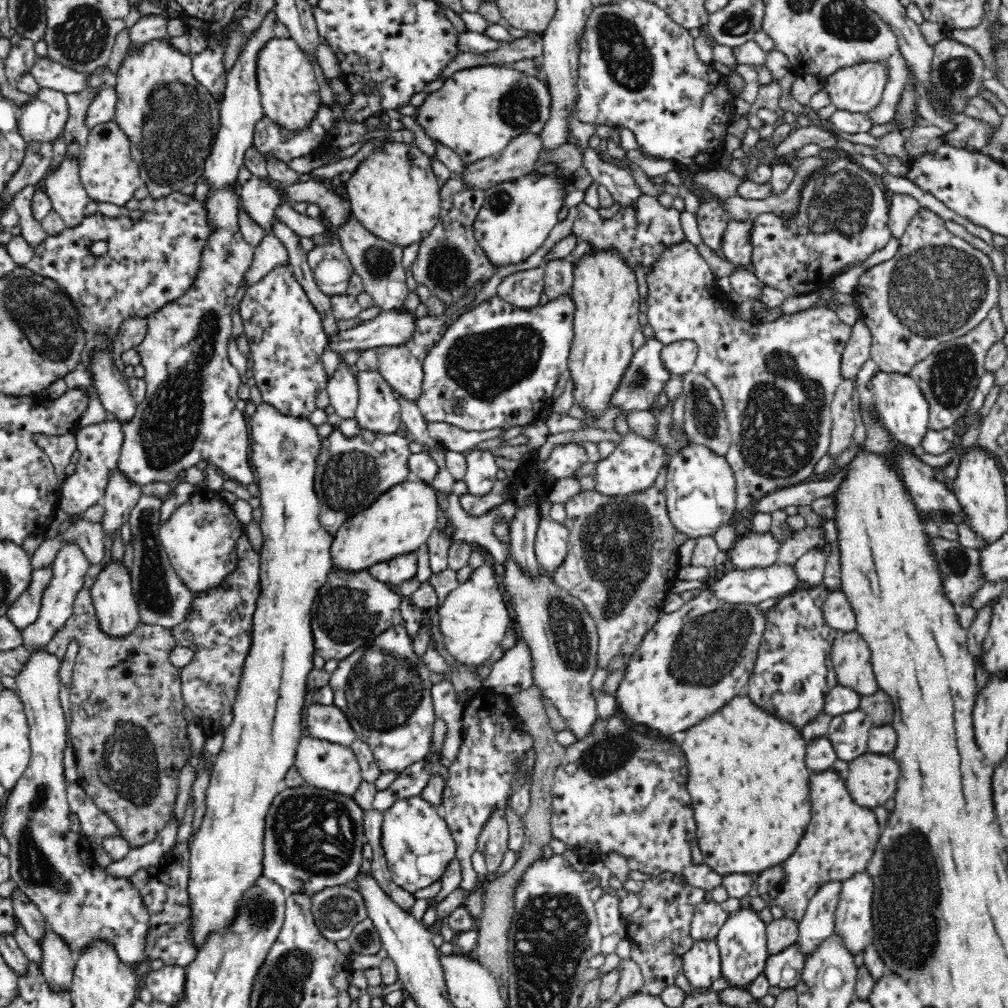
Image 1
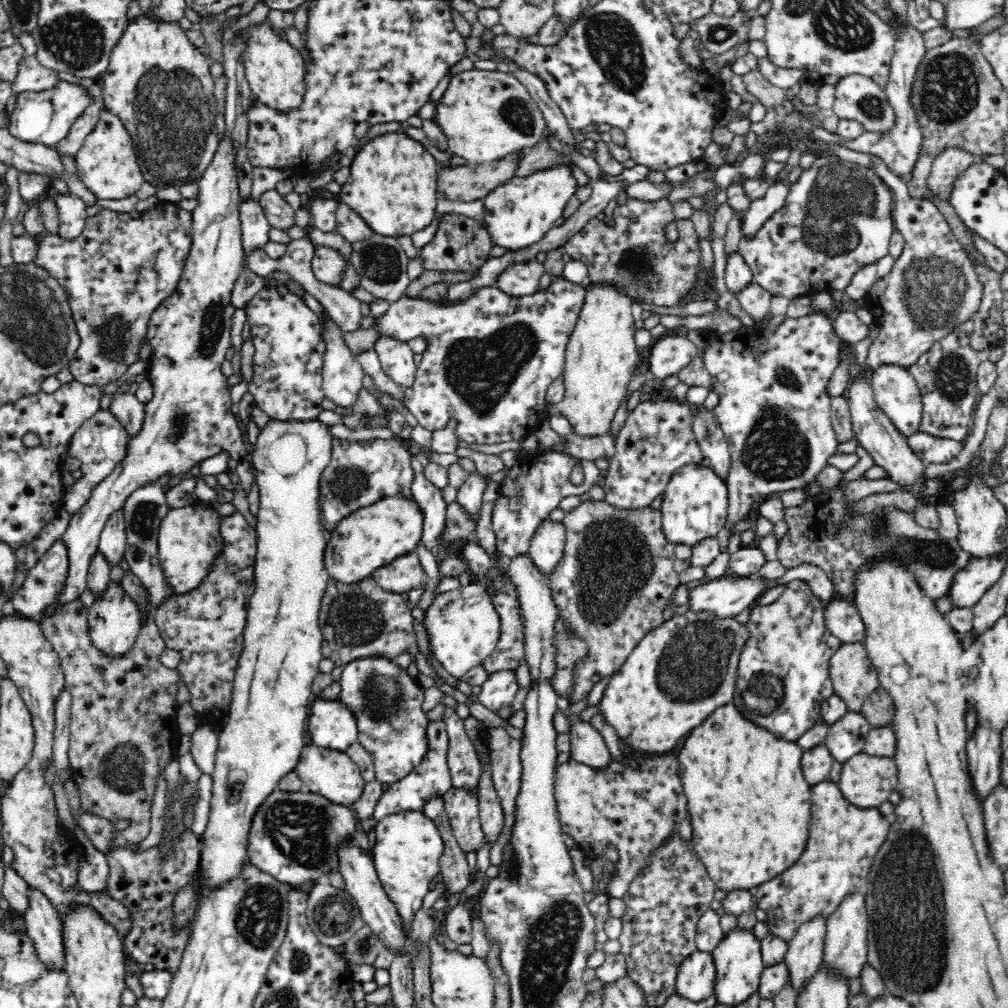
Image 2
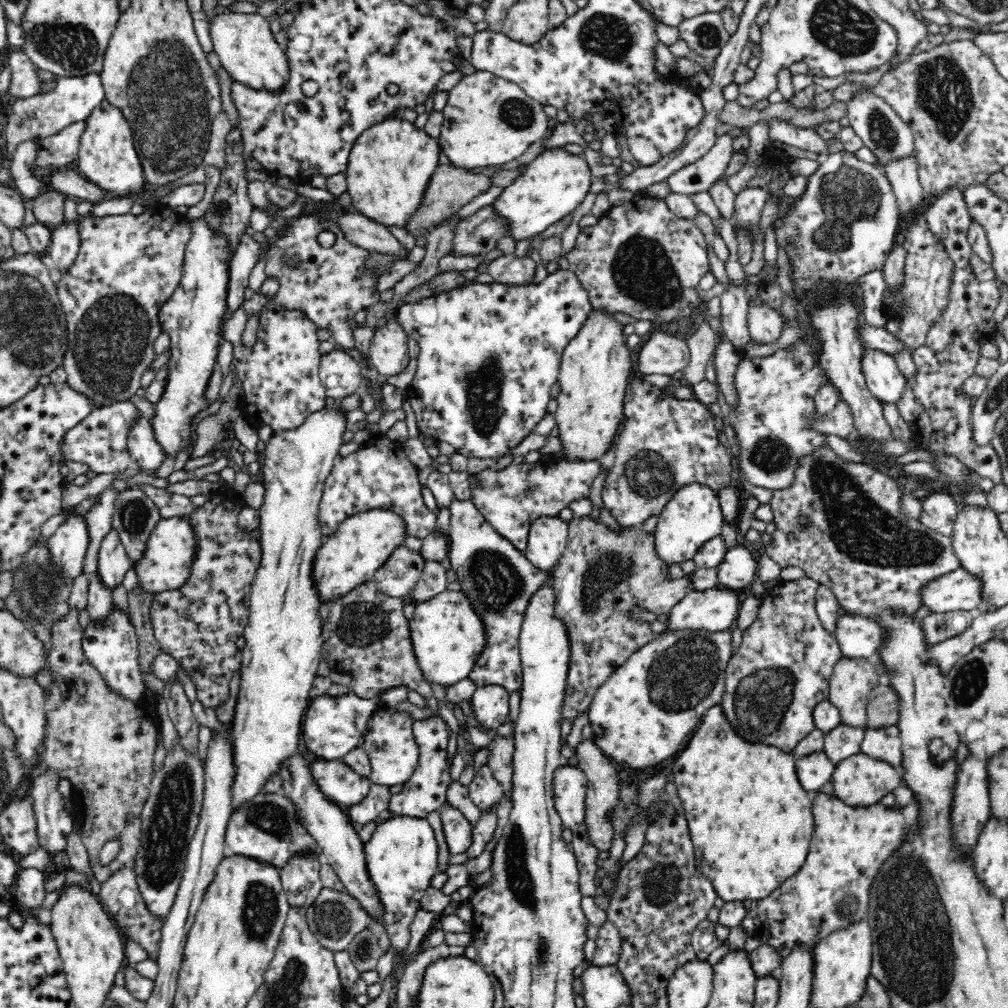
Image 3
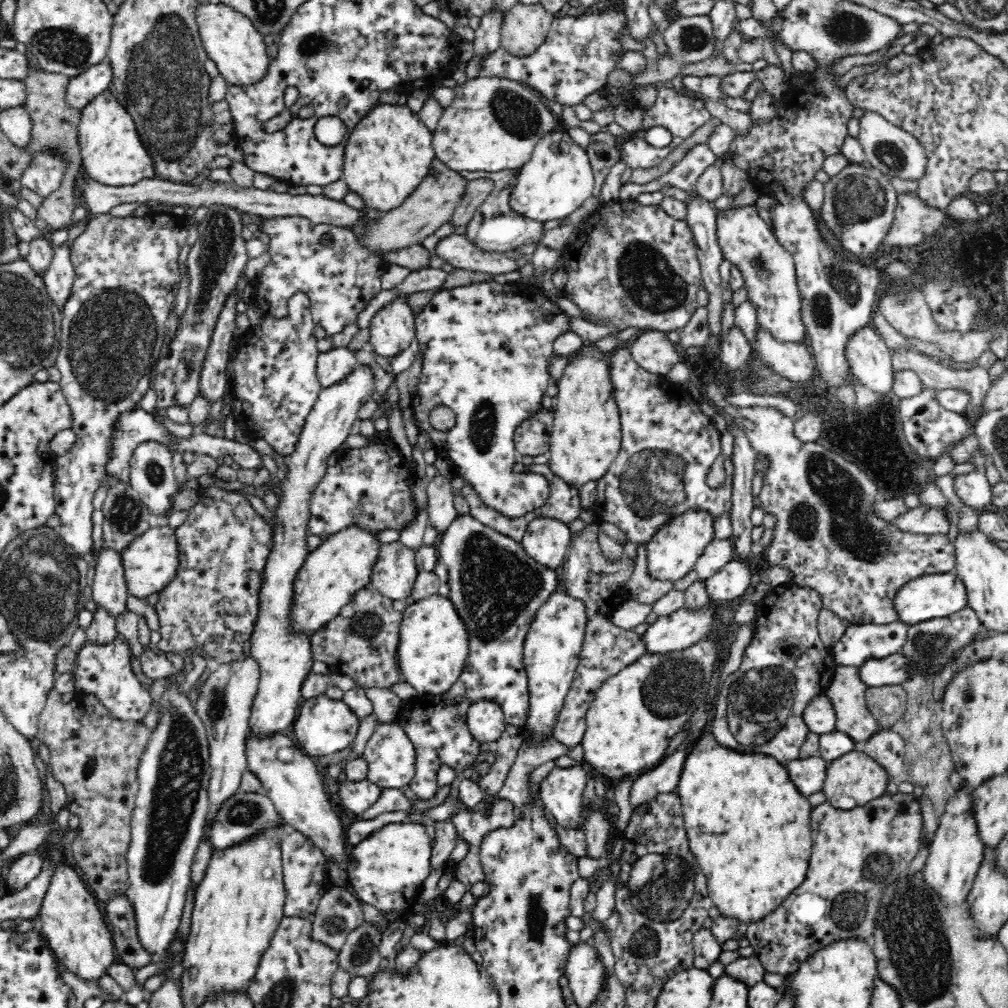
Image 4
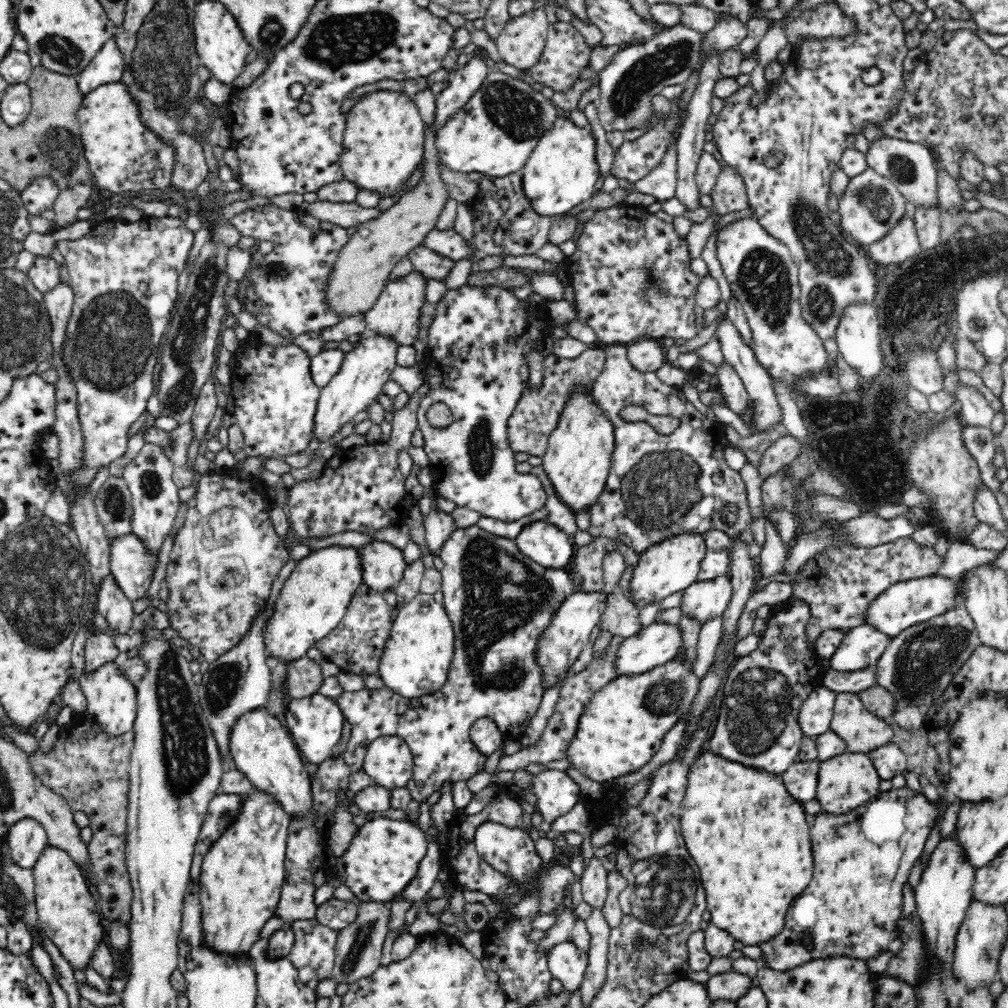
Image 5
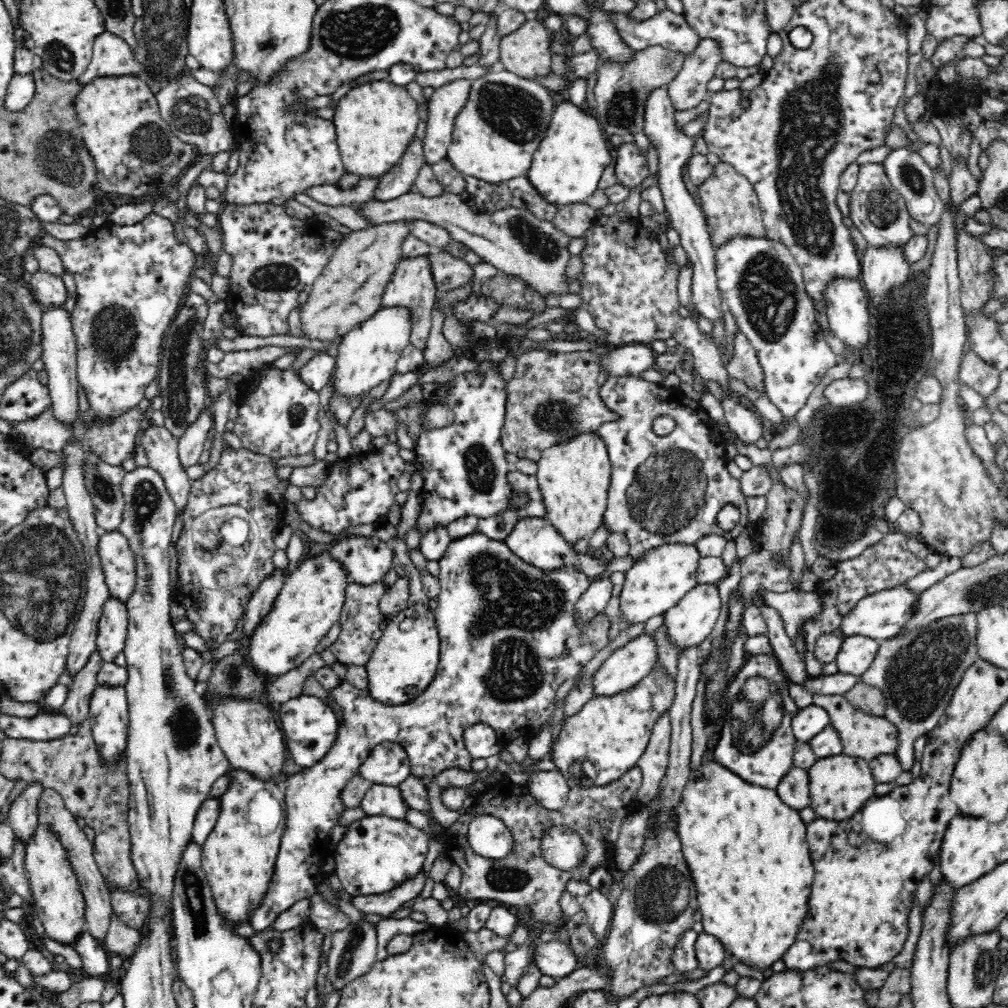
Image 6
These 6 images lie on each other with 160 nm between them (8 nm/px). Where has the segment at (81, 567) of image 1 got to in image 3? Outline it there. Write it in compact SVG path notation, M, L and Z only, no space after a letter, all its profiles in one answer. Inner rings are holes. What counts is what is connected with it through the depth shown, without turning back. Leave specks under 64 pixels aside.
M207 212L200 218L189 220L191 226L190 238L185 250L185 258L182 270L182 276L178 288L174 290L170 300L158 311L158 321L162 332L168 334L170 338L170 359L165 364L164 392L161 393L160 400L154 404L154 416L152 416L153 438L156 439L160 450L165 458L176 458L180 452L192 454L196 448L194 436L194 422L200 412L206 412L213 404L207 396L208 384L216 367L218 358L218 348L223 341L223 327L225 316L228 315L228 296L231 272L232 250L228 233L216 231L212 228L210 220L207 218ZM109 486L96 495L94 504L83 515L85 529L88 533L88 548L84 555L82 574L87 576L96 573L98 568L98 554L104 536L112 529L112 516L116 510L116 500L120 490Z

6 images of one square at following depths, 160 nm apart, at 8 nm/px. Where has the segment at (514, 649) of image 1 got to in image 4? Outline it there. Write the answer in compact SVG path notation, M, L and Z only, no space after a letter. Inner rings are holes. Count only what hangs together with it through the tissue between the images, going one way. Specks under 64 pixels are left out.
M490 697L477 698L468 705L466 724L470 734L484 745L487 742L498 741L507 725L500 703Z

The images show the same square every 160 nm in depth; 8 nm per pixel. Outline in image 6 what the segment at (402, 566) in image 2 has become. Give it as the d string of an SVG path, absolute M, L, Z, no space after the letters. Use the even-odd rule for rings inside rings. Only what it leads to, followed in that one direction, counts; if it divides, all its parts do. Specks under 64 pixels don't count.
M351 536L332 544L328 554L346 565L348 577L354 583L370 586L384 581L392 568L393 548L377 536Z

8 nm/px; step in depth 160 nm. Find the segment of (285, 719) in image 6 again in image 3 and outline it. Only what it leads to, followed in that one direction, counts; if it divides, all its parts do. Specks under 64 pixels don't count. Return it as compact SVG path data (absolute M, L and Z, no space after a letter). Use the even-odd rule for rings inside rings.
M382 690L372 698L362 698L356 694L338 697L320 695L311 699L303 722L302 737L306 743L308 755L322 759L342 759L348 752L361 746L363 730L369 714L380 702L380 696L387 690Z

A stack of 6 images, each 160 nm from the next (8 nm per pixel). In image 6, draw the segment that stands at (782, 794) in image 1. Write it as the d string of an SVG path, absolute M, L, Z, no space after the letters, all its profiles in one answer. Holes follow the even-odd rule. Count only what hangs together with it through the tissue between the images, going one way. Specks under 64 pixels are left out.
M715 760L690 771L681 795L677 831L695 884L703 932L718 937L726 947L726 954L738 962L754 970L771 968L794 942L807 909L810 884L816 872L806 842L807 824L798 810L780 799L777 789L751 784Z

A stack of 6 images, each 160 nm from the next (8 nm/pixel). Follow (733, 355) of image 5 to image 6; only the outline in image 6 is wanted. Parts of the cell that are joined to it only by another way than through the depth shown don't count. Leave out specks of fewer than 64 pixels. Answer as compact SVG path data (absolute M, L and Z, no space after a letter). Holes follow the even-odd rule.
M667 87L656 88L648 96L648 102L646 102L644 134L658 151L660 180L658 180L657 185L662 192L665 211L670 216L672 234L679 234L680 245L684 248L689 261L692 262L692 302L694 302L699 314L712 322L712 332L709 334L711 340L717 344L718 348L726 348L728 340L726 340L724 306L727 303L724 301L715 274L715 248L712 244L712 239L710 239L705 214L695 202L692 194L686 189L684 180L680 175L682 166L690 160L690 156L693 154L692 149L696 140L694 137L684 135L684 133L675 129L674 112L675 109Z

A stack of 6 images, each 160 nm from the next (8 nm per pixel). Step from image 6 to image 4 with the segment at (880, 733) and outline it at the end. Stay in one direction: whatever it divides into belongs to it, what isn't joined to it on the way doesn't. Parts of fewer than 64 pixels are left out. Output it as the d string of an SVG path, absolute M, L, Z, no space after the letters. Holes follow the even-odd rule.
M837 665L832 682L825 692L836 713L836 729L848 734L858 744L866 742L872 733L880 729L867 707L865 692L868 687L860 677L859 666Z

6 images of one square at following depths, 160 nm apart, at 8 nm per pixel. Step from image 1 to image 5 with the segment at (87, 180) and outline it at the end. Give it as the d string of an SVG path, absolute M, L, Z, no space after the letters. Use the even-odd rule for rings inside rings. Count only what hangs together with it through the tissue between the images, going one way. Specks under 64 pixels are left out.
M119 82L108 83L91 90L84 95L83 103L77 112L80 125L80 136L85 159L88 161L91 176L102 189L112 193L136 192L144 189L166 188L171 184L173 148L164 144L153 132L144 126L140 120L137 104L128 94L126 87Z

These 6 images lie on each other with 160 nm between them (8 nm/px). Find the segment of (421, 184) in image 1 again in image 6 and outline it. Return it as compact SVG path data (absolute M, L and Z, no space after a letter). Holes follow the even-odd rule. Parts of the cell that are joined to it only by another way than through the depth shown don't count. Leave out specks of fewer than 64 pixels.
M389 80L358 84L340 98L334 118L345 172L365 179L383 179L400 162L415 140L420 124L418 103L404 86Z

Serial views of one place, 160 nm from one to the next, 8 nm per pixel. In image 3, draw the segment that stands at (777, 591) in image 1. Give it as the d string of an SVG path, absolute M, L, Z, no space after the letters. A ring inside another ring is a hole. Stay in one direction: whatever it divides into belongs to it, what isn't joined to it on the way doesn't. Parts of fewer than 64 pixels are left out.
M724 586L689 590L672 607L667 628L706 630L710 633L733 628L742 603L736 589Z

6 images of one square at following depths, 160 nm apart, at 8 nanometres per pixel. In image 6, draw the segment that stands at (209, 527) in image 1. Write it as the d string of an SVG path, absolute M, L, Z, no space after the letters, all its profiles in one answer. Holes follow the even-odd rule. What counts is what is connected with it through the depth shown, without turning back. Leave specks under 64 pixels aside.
M120 531L102 532L100 557L110 594L126 603L136 590L136 557L128 538Z

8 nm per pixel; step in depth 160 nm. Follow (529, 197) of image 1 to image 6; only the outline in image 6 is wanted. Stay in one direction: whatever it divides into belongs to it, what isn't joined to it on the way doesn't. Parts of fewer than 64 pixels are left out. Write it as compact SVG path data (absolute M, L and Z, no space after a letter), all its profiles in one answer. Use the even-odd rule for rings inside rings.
M563 101L556 106L546 136L539 142L531 158L526 177L539 197L554 207L585 203L598 187L606 166L613 162L613 155L605 143L599 121L583 107Z

